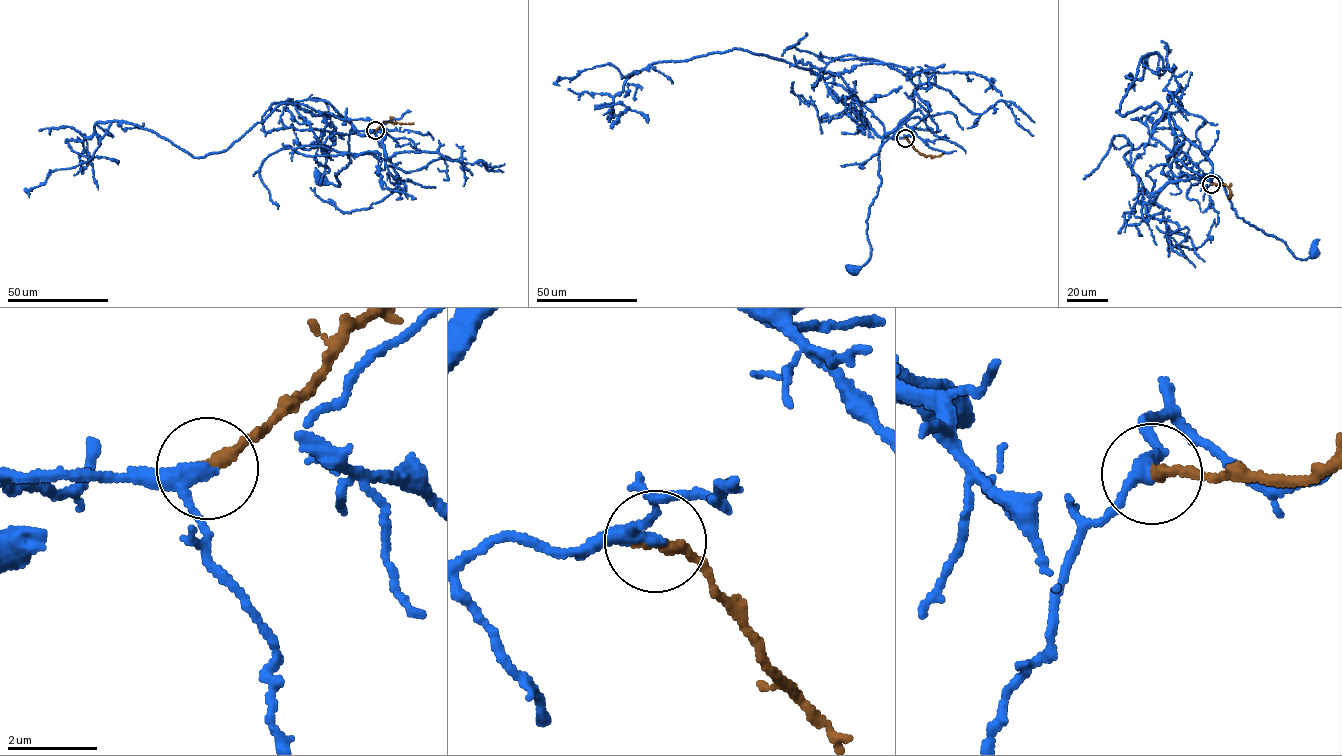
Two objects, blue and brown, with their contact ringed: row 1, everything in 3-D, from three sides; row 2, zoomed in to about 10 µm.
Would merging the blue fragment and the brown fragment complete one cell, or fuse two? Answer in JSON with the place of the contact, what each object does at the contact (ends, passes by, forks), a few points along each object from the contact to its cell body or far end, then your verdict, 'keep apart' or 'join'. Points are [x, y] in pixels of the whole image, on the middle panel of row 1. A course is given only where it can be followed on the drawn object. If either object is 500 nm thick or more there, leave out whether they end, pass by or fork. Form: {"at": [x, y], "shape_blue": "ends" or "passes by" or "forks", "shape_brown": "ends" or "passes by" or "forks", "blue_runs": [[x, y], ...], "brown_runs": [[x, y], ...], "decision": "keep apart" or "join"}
{"at": [905, 138], "shape_blue": "passes by", "shape_brown": "ends", "blue_runs": [[905, 138], [886, 136], [881, 142], [878, 172], [881, 184], [866, 221], [871, 255], [853, 270]], "brown_runs": [[905, 138], [921, 154], [943, 153]], "decision": "join"}

